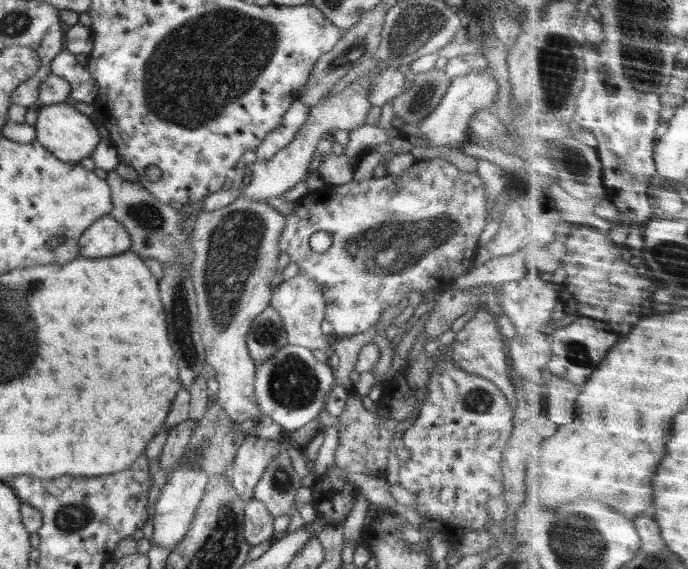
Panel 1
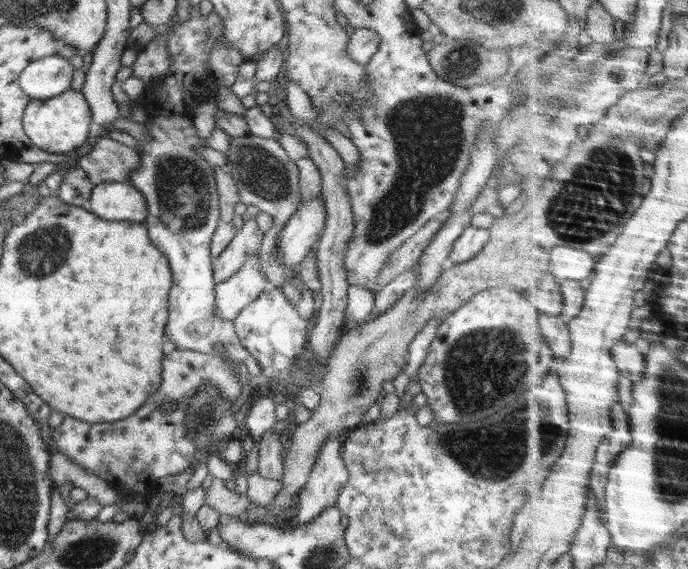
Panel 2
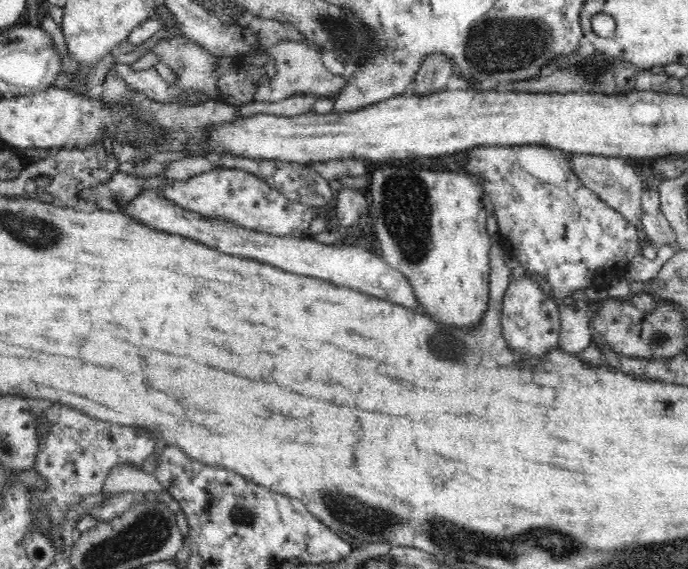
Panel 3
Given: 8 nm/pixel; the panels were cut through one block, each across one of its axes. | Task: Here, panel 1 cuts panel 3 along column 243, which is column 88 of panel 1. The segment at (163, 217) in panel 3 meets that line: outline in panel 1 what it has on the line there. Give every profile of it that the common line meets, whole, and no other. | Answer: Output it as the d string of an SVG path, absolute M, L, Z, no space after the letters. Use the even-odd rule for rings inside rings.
M108 214L86 228L78 238L77 248L82 257L103 259L129 251L131 239L118 220Z

